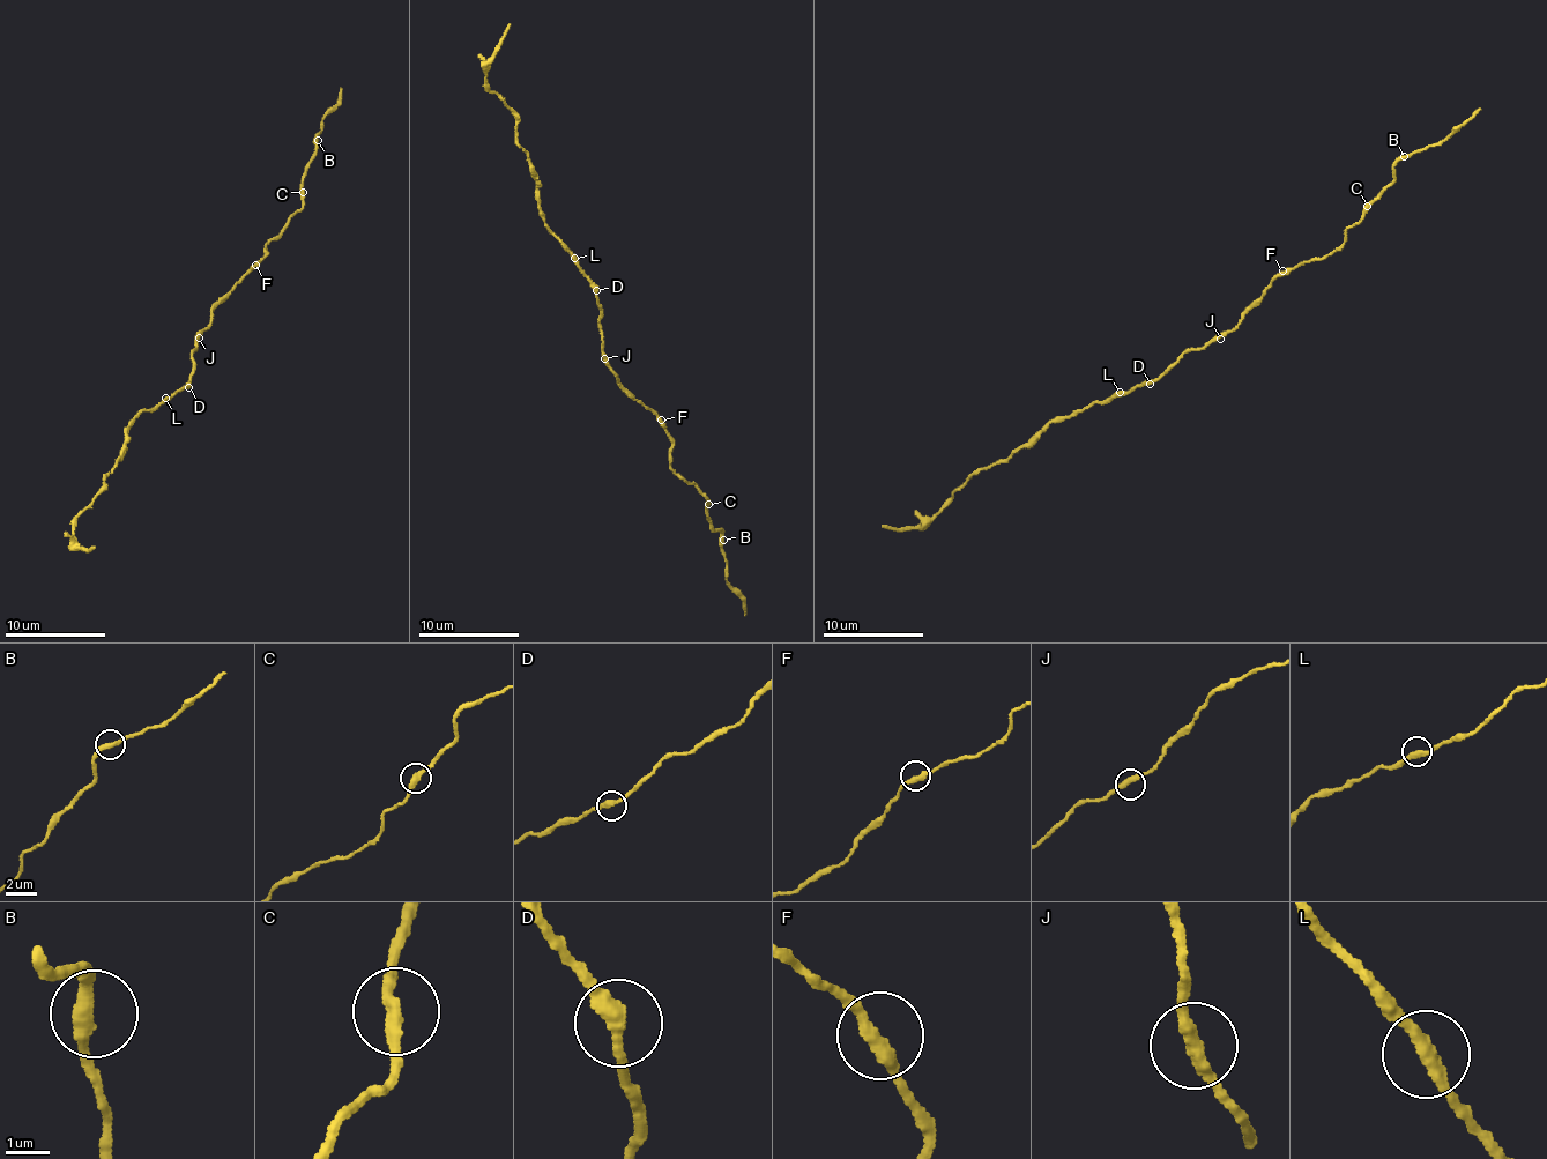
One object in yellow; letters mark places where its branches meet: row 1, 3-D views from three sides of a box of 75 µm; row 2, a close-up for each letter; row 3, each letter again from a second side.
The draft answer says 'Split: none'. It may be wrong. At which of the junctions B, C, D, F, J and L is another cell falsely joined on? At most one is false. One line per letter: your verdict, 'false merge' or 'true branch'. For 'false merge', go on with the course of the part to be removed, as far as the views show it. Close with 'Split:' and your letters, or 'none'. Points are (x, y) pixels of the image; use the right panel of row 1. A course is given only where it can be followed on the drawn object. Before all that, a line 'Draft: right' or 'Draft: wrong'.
Draft: right
B: true branch
C: true branch
D: true branch
F: true branch
J: true branch
L: true branch
Split: none

